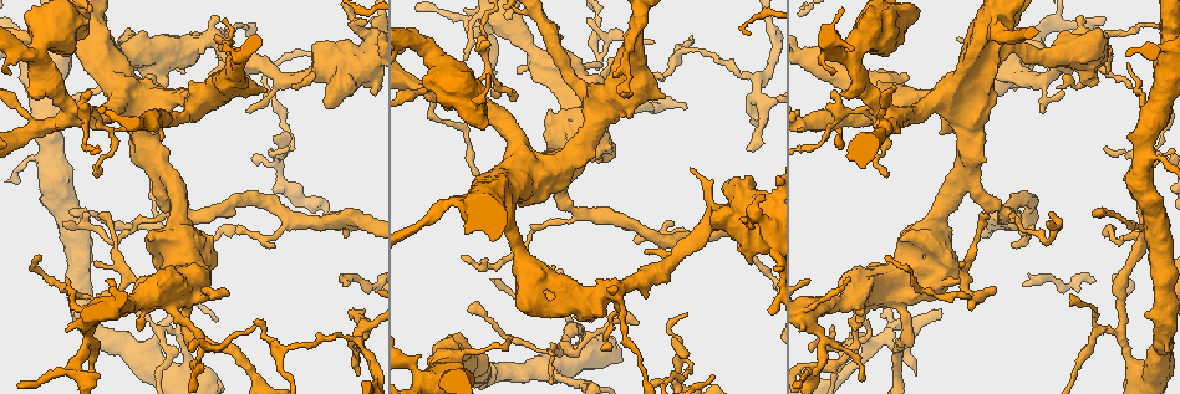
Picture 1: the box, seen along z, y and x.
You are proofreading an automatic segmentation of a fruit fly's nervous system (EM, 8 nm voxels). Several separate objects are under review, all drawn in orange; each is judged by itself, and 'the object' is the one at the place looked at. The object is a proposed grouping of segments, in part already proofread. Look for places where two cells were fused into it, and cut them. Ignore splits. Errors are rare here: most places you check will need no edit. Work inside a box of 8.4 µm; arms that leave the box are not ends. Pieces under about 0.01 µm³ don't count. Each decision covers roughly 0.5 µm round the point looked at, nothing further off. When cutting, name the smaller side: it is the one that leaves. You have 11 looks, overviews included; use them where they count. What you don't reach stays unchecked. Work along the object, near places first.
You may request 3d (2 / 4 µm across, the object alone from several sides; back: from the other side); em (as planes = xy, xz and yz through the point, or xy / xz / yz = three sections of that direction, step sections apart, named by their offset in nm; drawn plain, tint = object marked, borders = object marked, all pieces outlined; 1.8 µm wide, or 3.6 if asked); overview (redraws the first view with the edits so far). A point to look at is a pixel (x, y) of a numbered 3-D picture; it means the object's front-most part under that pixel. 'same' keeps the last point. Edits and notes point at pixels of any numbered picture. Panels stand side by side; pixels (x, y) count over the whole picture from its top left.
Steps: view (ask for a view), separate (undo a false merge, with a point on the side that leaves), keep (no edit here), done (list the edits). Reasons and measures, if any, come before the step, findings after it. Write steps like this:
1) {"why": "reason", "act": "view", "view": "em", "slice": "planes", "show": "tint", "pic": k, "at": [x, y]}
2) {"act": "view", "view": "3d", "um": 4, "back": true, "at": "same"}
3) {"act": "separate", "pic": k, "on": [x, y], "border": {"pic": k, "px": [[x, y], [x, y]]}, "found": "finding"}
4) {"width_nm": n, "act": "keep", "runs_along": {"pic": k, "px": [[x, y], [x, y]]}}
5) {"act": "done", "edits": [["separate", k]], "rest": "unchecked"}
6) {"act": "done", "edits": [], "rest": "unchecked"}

{"why": "three-way junction", "act": "view", "view": "em", "um": 3.6, "slice": "yz", "step": 16, "show": "tint", "pic": 1, "at": [184, 374]}

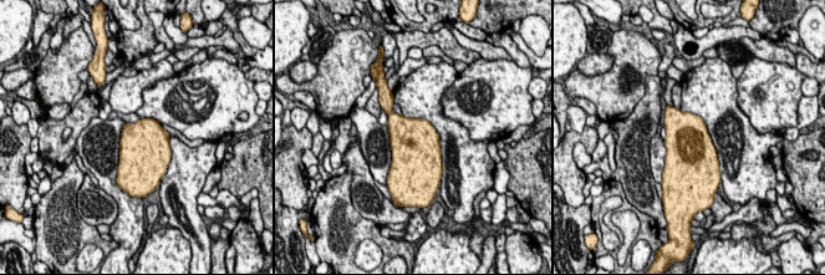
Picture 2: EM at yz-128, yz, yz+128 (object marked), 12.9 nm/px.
{"act": "keep", "found": "continuous, no second cell"}

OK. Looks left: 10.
{"why": "sharp bend", "act": "view", "view": "em", "um": 3.6, "slice": "xy", "step": 8, "show": "tint", "pic": 1, "at": [610, 289]}

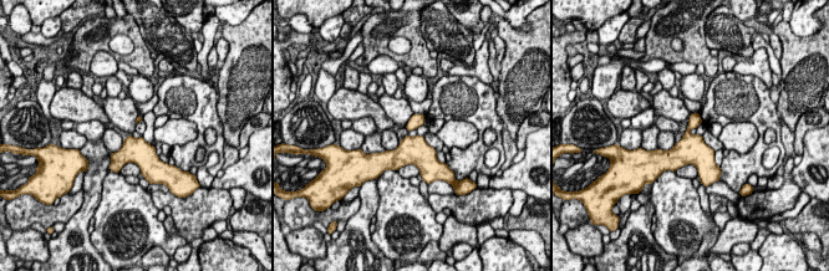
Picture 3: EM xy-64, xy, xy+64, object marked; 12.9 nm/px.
{"act": "keep", "found": "one cell here"}

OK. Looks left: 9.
{"why": "sudden change in width", "act": "view", "view": "3d", "um": 4, "pic": 1, "at": [328, 66]}

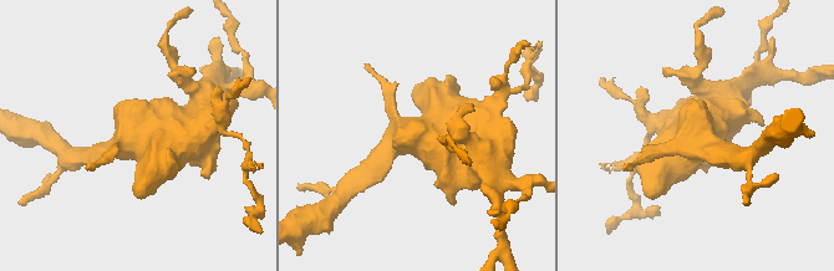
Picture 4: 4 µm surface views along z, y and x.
{"act": "view", "view": "em", "um": 3.6, "slice": "planes", "show": "tint", "pic": 4, "at": [418, 134]}

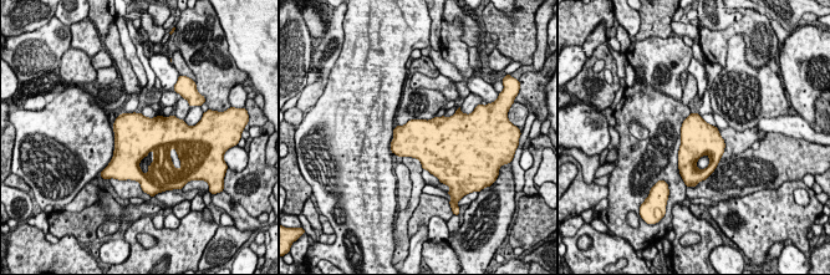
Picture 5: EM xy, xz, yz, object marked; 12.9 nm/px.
{"act": "keep", "found": "continuous, no second cell"}

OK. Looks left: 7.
{"why": "calibre changes", "act": "view", "view": "3d", "um": 4, "pic": 1, "at": [177, 286]}

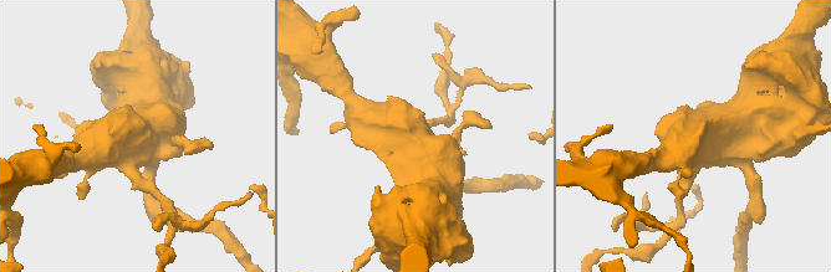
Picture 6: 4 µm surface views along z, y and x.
{"why": "need the tissue", "act": "view", "view": "em", "slice": "planes", "show": "tint", "pic": 6, "at": [137, 136]}

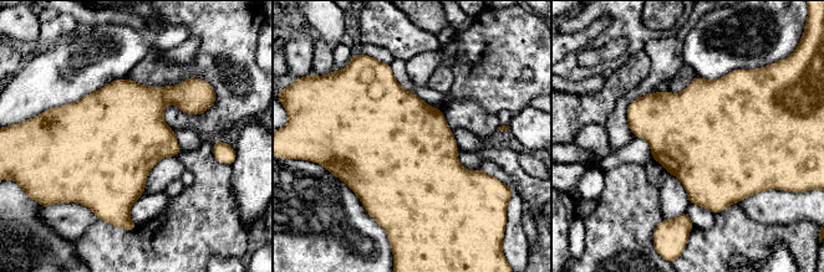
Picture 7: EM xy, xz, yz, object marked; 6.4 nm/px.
{"act": "keep", "found": "all the same cell"}

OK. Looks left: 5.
{"act": "done", "edits": [], "rest": "unchecked"}

